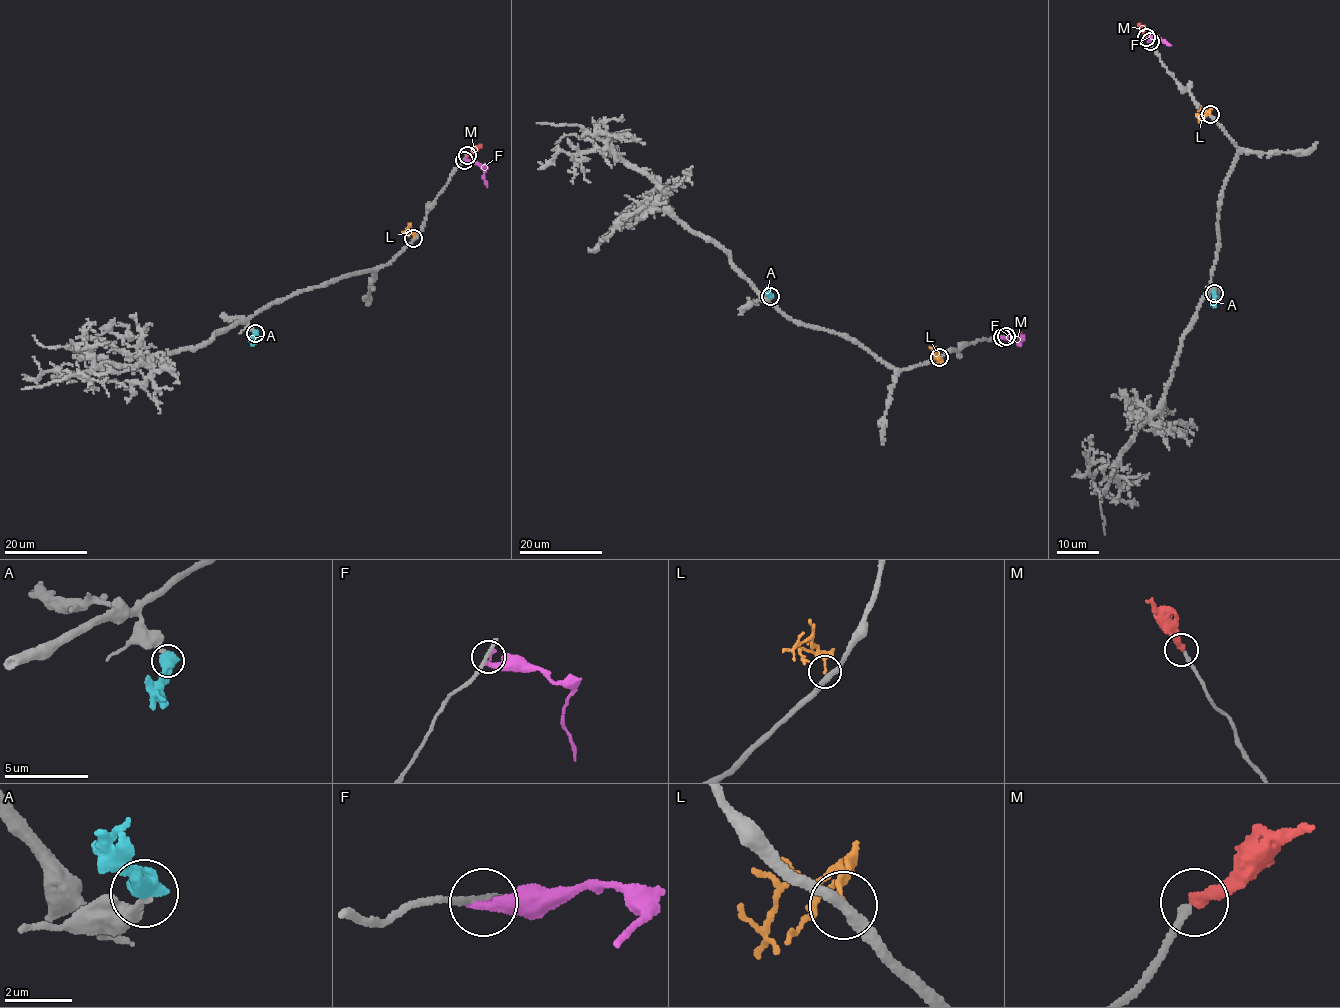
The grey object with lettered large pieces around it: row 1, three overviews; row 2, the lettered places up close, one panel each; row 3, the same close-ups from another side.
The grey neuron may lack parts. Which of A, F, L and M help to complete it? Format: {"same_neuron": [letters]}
{"same_neuron": ["M"]}

